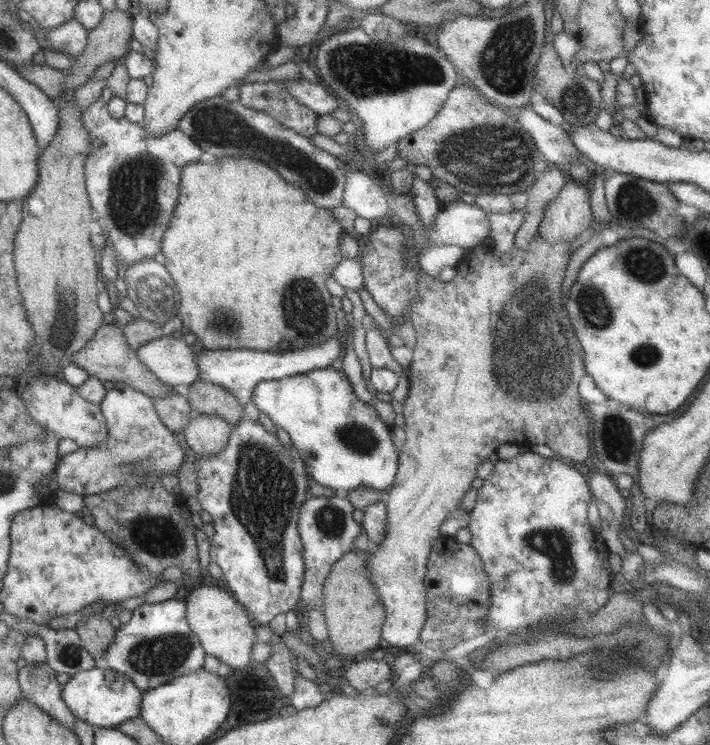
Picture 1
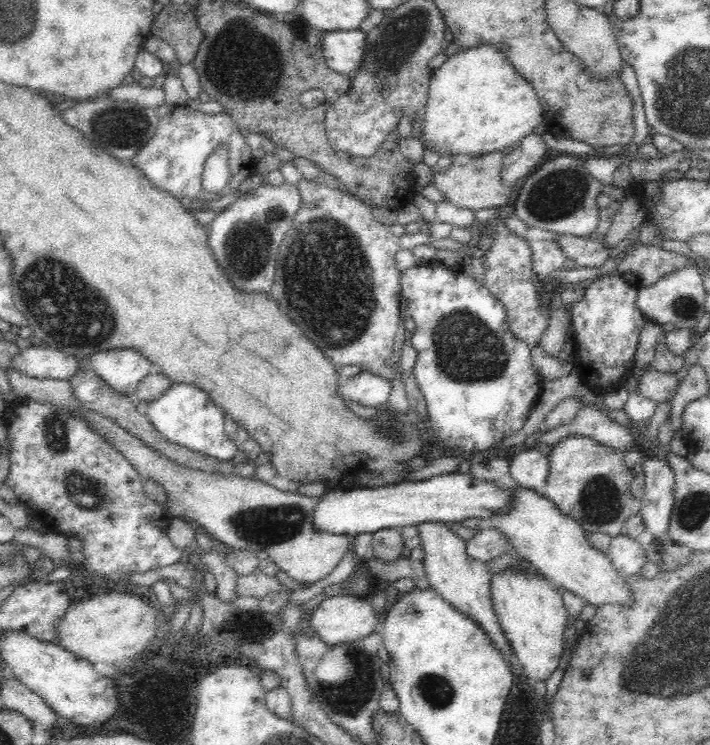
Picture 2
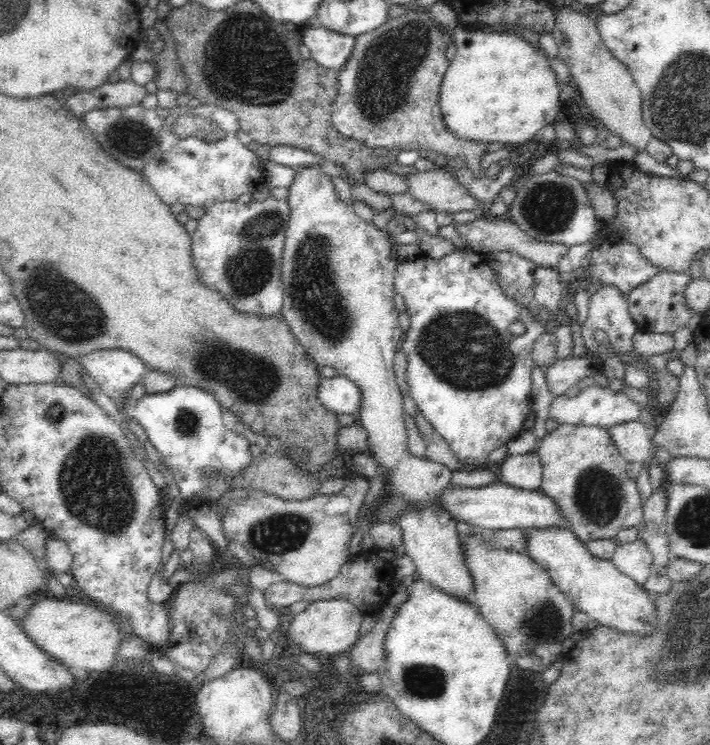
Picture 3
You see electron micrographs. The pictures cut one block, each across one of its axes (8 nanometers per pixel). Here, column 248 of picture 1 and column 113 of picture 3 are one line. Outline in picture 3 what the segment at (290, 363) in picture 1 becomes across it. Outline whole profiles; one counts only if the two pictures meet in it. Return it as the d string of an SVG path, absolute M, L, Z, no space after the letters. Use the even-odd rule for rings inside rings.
M110 349L103 351L94 351L87 355L79 355L76 358L83 366L82 370L88 373L90 378L108 394L116 406L122 411L123 401L130 392L131 388L139 382L140 374L144 370L145 364L132 354L130 351L122 349Z

